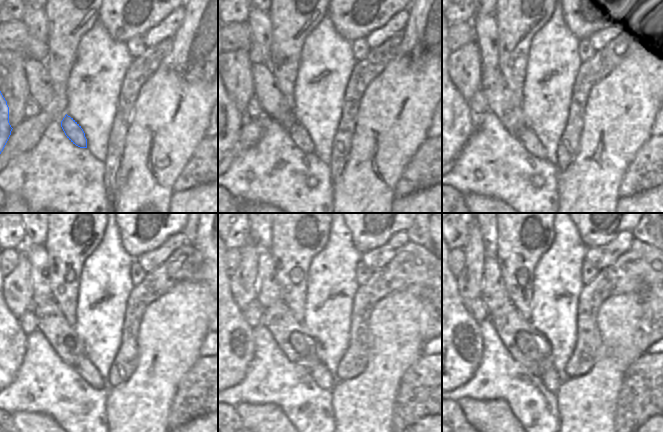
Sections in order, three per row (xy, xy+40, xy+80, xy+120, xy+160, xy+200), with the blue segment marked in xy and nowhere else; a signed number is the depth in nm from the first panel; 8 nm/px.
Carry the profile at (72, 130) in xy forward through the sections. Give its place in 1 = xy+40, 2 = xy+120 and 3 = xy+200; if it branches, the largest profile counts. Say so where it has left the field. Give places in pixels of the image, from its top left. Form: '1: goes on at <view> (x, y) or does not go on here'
1: goes on at xy+40 (300, 136)
2: goes on at xy+120 (85, 368)
3: goes on at xy+200 (550, 378)

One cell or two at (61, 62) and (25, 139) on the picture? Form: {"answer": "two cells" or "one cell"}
{"answer": "one cell"}

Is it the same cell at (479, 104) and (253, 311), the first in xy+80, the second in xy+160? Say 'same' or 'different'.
same

